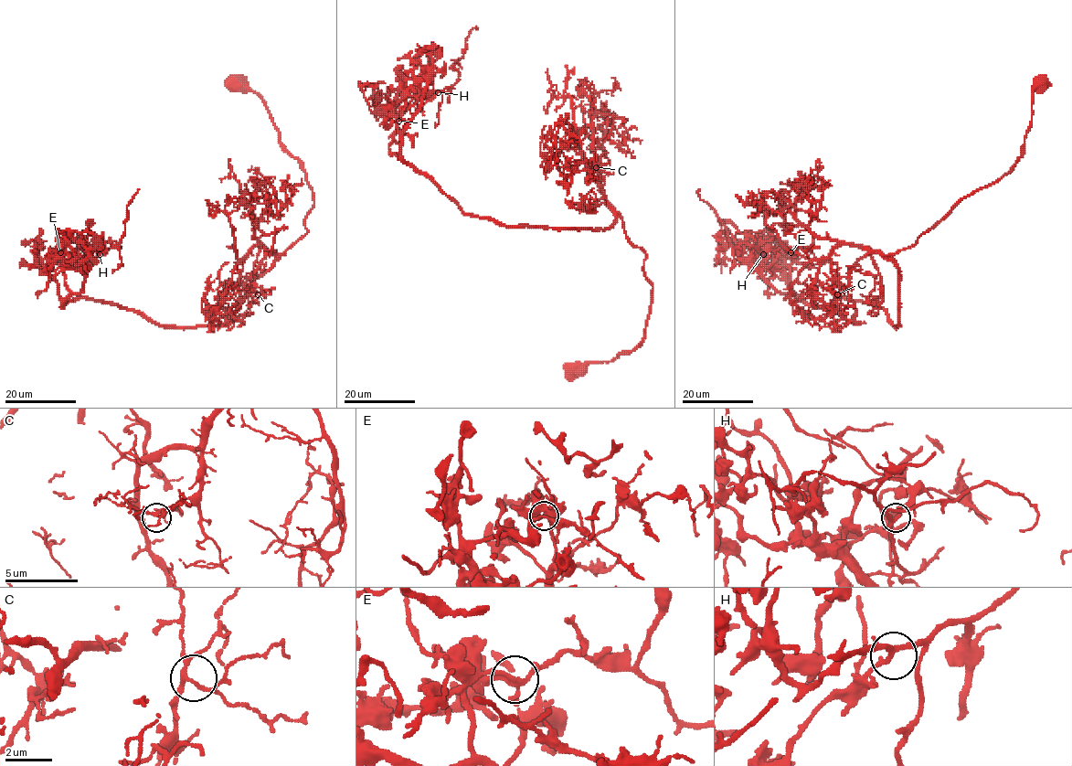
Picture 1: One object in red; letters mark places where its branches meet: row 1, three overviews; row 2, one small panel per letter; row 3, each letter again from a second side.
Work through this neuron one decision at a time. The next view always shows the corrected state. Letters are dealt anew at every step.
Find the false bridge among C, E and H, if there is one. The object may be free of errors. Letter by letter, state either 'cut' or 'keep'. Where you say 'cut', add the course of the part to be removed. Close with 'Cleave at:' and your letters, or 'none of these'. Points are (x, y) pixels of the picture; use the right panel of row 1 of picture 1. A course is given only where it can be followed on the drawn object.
C: keep
E: cut; course (791, 252), (780, 254), (765, 267), (757, 248), (746, 243), (734, 247), (726, 225), (698, 195), (699, 188)
H: keep
Cleave at: E

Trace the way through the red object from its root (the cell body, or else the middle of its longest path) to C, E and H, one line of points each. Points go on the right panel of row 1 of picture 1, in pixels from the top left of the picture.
C: (1040, 84), (1033, 90), (1031, 125), (1017, 163), (963, 196), (913, 245), (865, 254), (837, 294)
E: (1040, 84), (1017, 163), (883, 255), (899, 269), (896, 328), (848, 298), (805, 304), (791, 252)
H: (1040, 84), (1017, 163), (883, 255), (899, 269), (896, 328), (873, 304), (782, 294), (763, 254)

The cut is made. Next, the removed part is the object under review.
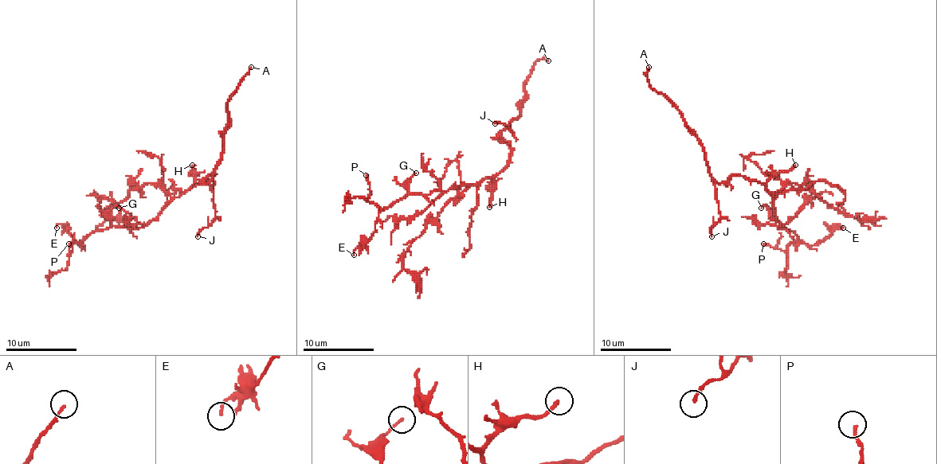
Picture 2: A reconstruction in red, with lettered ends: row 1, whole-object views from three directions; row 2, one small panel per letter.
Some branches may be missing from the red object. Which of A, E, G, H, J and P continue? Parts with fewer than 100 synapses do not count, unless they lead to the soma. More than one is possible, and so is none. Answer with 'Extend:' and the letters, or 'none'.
Extend: A, H, J

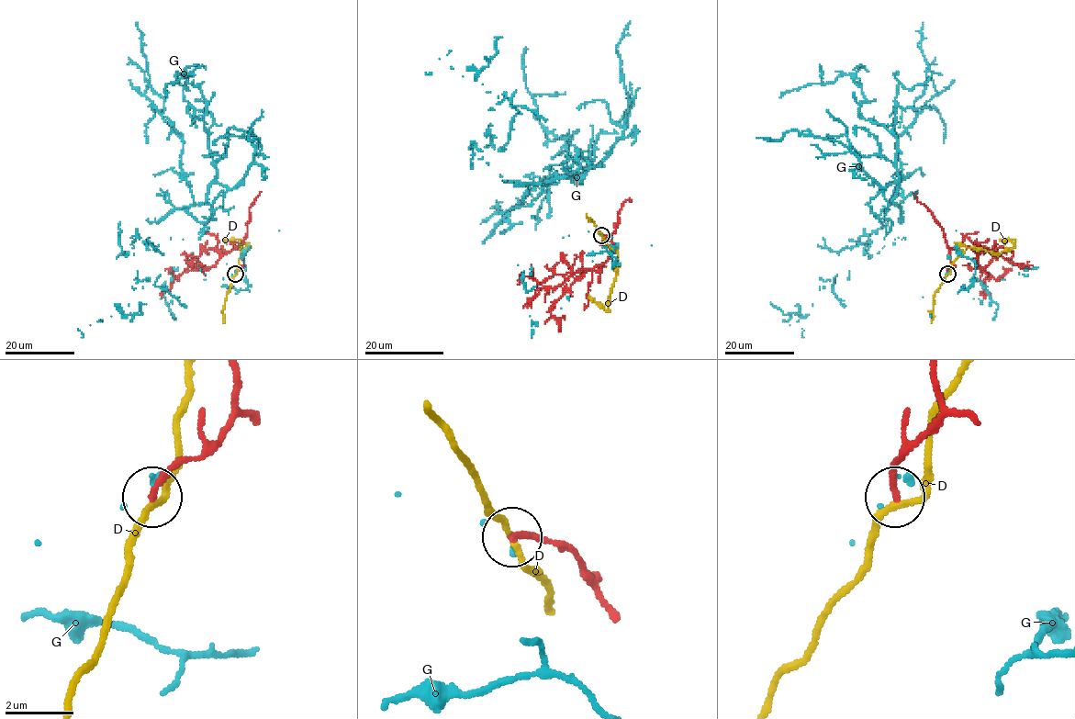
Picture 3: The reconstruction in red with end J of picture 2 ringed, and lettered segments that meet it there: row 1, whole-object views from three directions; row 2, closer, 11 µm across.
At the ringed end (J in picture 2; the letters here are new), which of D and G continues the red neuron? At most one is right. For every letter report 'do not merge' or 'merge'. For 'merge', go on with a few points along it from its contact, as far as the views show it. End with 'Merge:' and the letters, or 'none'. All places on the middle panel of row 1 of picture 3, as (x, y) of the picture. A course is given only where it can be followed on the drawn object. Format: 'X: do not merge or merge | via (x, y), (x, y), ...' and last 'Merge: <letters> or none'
D: do not merge
G: do not merge
Merge: none

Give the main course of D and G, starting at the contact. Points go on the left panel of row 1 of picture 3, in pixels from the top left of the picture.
D: (234, 275), (238, 260), (249, 245), (242, 253), (238, 240), (222, 240)
G: (234, 272), (158, 222), (202, 203), (215, 183), (227, 189), (212, 216), (250, 245), (247, 287), (221, 286)

